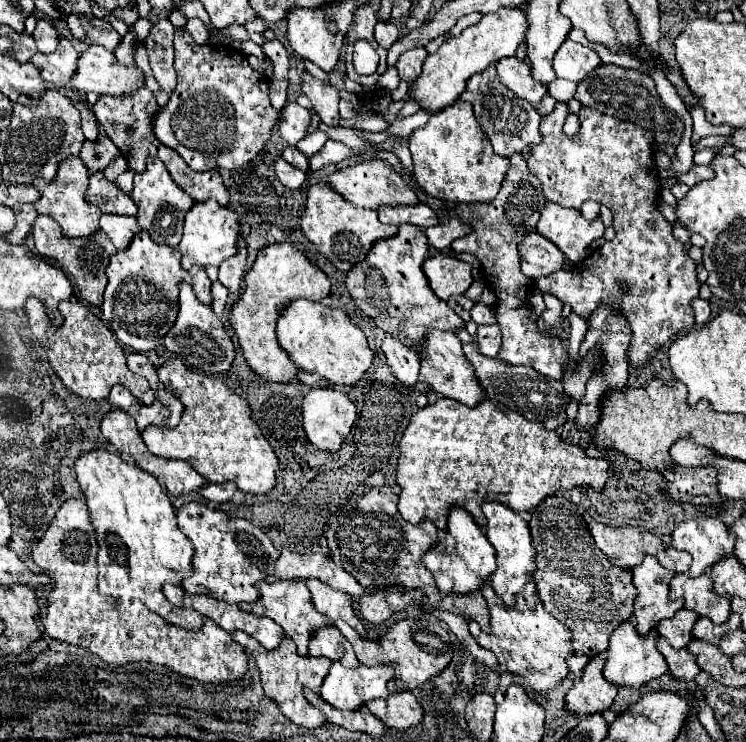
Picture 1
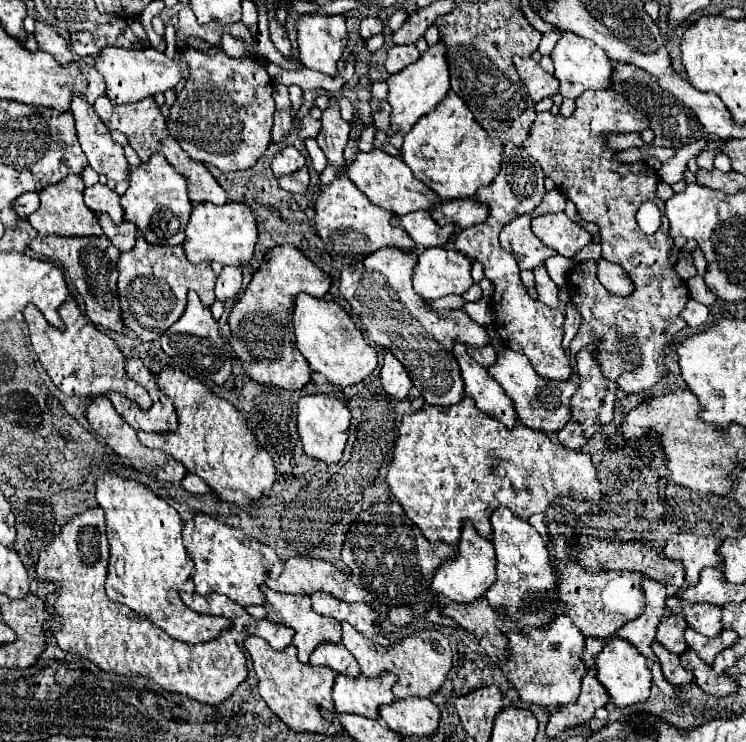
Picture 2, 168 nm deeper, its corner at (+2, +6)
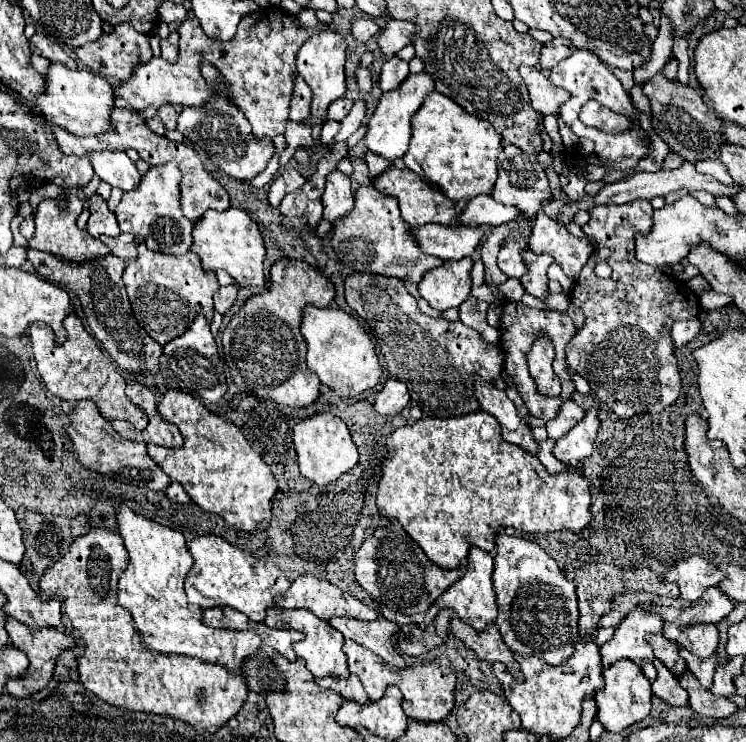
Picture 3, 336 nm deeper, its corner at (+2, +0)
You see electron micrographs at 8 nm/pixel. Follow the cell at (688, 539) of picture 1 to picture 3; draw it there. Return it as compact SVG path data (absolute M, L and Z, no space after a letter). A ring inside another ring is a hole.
M690 556L674 564L674 568L668 570L665 579L678 584L682 600L696 602L708 588L720 584L722 572L718 572L718 568L702 556Z

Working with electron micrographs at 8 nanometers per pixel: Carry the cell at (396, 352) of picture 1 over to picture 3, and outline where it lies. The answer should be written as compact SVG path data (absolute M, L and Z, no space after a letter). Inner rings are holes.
M388 378L384 388L374 398L374 410L382 416L396 416L410 402L406 384L394 378Z

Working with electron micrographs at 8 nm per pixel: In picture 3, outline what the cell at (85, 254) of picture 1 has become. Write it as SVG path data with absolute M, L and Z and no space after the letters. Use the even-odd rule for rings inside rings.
M28 248L28 262L36 268L40 276L78 296L92 336L100 342L100 346L110 354L110 358L118 364L122 372L128 372L132 376L160 372L162 346L156 344L156 340L152 340L132 316L132 308L122 282L122 272L126 266L124 260L110 254L86 264L62 264L56 256L50 256L48 252Z

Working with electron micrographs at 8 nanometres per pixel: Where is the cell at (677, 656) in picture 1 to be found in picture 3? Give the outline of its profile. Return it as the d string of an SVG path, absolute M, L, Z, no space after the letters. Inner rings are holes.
M660 660L654 662L654 668L658 672L658 678L652 682L652 692L670 706L686 706L688 692L678 684L678 678L672 672L668 672L668 668L664 668Z

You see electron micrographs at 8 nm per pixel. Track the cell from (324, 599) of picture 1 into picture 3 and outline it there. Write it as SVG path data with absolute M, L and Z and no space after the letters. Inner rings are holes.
M332 618L330 626L340 630L344 638L350 638L356 644L362 644L364 648L370 648L388 664L406 668L406 662L402 660L402 654L398 652L396 646L396 634L398 634L396 622L390 622L386 618L378 618L374 622L362 622L354 618Z

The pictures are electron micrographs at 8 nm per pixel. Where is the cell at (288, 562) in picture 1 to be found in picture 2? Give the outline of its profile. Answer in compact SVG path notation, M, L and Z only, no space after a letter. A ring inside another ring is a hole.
M298 556L298 558L288 558L284 562L284 570L280 574L280 578L276 578L274 582L266 582L268 588L276 590L276 592L288 592L288 594L312 594L316 590L324 590L344 602L372 602L372 594L360 586L356 586L354 582L348 580L348 576L336 568L334 564L326 562L326 560L316 560L316 558L306 558L306 556Z

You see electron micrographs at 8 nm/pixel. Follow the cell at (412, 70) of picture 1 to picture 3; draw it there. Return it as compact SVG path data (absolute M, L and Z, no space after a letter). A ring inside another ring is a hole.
M394 56L382 66L378 88L382 92L392 92L406 80L406 76L408 76L408 62Z

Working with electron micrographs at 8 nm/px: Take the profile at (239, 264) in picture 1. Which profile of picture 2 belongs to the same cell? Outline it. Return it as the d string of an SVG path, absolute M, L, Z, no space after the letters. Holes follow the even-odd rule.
M224 266L220 276L218 276L218 282L216 282L216 298L222 300L222 302L230 300L240 292L240 286L242 286L240 268Z

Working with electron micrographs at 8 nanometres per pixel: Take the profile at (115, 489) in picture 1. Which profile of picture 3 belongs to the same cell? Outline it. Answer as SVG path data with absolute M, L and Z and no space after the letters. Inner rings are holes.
M120 506L118 510L118 528L130 554L128 568L118 584L118 604L132 614L144 644L160 654L190 656L226 666L232 674L244 674L246 658L260 652L262 640L254 632L210 628L202 622L202 610L186 602L184 578L192 568L192 556L184 536L178 530L134 514L128 506Z

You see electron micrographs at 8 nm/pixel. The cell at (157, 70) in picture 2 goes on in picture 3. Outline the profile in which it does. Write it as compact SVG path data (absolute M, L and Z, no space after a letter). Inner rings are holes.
M260 8L248 16L244 16L238 24L236 36L230 42L218 42L218 40L210 40L204 36L200 22L190 14L182 24L177 28L179 34L179 54L178 60L174 64L168 64L164 58L152 58L146 64L136 66L134 74L130 80L122 82L120 88L116 90L116 96L122 96L130 106L134 106L134 110L144 110L148 106L194 106L198 108L200 104L208 104L208 100L216 94L216 92L224 92L246 116L246 120L252 126L252 134L256 138L274 138L278 134L284 134L286 122L288 122L288 106L290 106L290 98L292 98L292 88L294 88L294 76L296 76L296 50L304 44L304 40L308 40L308 36L314 36L316 32L322 32L326 28L324 22L320 22L316 28L306 28L300 24L300 20L294 14L288 14L282 8ZM202 62L210 62L212 66L216 66L216 70L220 70L222 74L222 82L226 84L224 90L216 90L214 86L208 86L208 82L202 78L200 74L200 64Z

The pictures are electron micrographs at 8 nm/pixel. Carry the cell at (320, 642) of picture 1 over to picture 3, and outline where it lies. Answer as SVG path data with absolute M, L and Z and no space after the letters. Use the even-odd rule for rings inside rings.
M350 674L348 680L340 680L336 676L326 676L326 678L316 678L316 684L320 688L326 688L326 690L332 690L336 694L340 694L342 698L346 700L352 700L356 704L368 704L368 694L364 692L360 680Z

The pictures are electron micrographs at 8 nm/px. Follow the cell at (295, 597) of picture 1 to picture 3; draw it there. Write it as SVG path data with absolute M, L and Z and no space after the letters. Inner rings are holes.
M270 608L268 610L268 616L264 620L264 624L268 628L292 628L292 630L300 630L306 634L306 638L302 642L295 643L293 645L294 652L298 658L302 658L308 666L308 670L316 676L316 678L322 678L322 676L338 676L338 678L348 678L350 672L346 668L346 656L342 652L342 642L344 642L344 636L342 632L338 632L336 628L332 628L328 622L320 620L318 616L314 616L312 612L308 610L280 610L280 608Z

